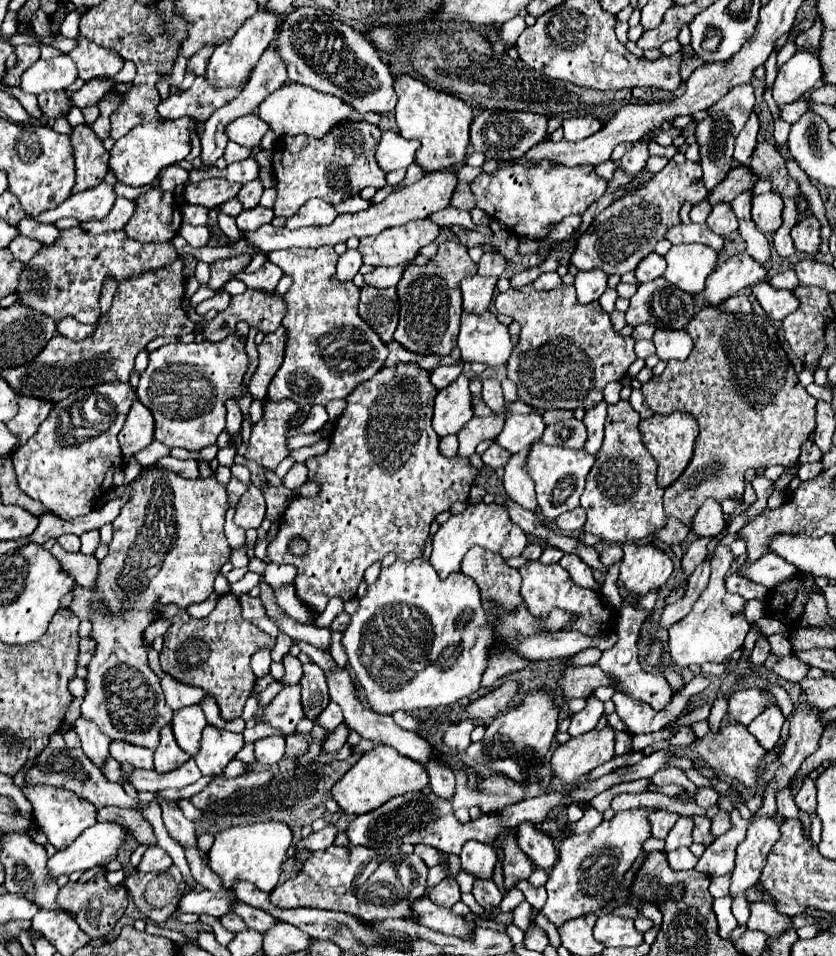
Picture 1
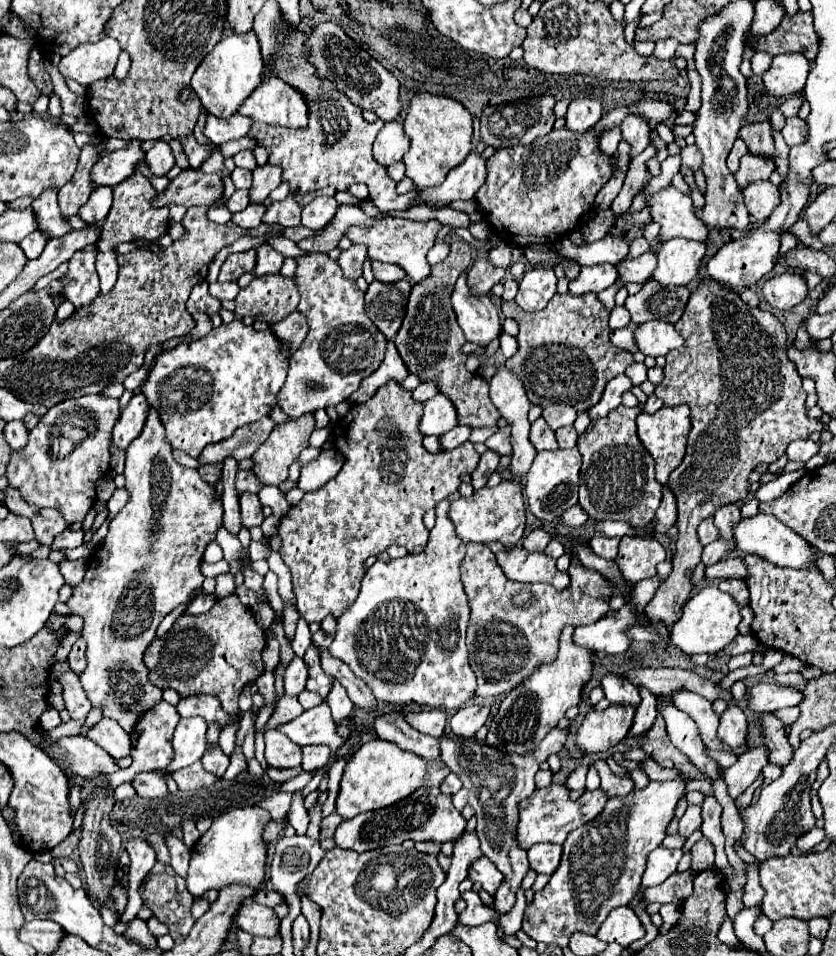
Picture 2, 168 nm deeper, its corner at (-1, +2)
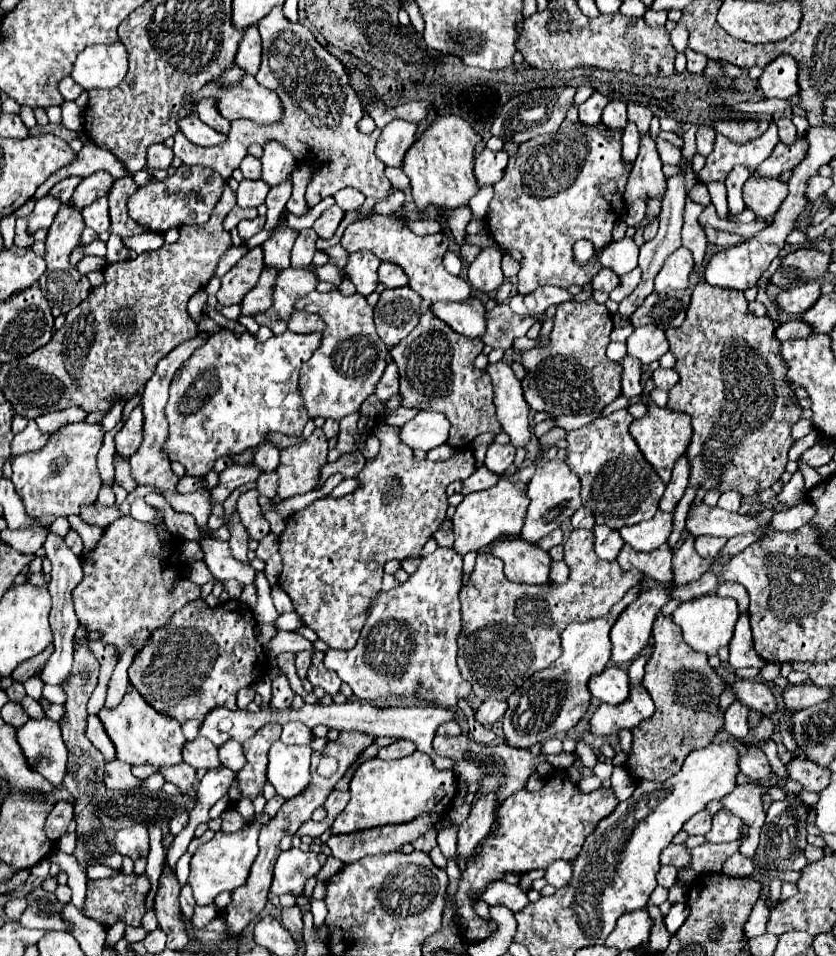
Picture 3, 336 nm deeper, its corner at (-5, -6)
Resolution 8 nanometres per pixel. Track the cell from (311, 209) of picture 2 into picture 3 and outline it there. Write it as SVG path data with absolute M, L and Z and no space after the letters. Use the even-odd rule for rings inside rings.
M331 205L331 207L315 221L313 229L317 231L317 235L319 235L321 239L331 239L331 237L335 235L337 227L339 227L343 215L345 215L345 213L343 213L337 205Z

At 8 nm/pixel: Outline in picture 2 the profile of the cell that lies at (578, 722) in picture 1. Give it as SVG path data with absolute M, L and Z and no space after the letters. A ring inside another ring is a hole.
M553 727L553 731L549 731L549 735L539 743L539 747L527 755L509 755L509 753L505 755L503 751L479 743L477 739L441 737L441 761L451 769L451 773L455 773L461 779L463 787L469 791L469 805L475 809L477 815L477 835L481 841L481 851L503 873L503 883L495 895L495 911L499 913L507 913L513 907L515 893L523 877L531 869L527 861L527 851L521 849L515 839L517 819L519 819L517 803L533 795L535 791L533 777L539 769L539 763L543 763L551 753L557 753L567 741L567 737L569 729Z

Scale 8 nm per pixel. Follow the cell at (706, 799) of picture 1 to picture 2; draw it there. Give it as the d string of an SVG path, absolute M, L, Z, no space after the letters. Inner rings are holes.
M707 795L701 807L703 807L703 825L701 825L703 837L707 837L715 845L715 865L719 867L719 871L723 871L729 863L725 855L725 835L721 831L721 805L713 795Z

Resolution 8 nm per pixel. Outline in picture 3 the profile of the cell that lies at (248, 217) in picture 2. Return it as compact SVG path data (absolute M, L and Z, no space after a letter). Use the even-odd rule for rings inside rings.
M257 217L257 219L251 219L251 221L241 221L237 225L237 231L239 231L241 239L249 239L255 233L259 233L263 229L263 225L265 225L265 217Z

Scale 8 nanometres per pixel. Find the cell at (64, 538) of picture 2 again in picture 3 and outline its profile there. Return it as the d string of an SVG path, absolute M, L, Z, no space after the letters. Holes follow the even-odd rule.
M69 529L69 533L65 535L65 543L75 555L83 553L83 541L81 541L81 537L79 537L79 533L75 529Z

